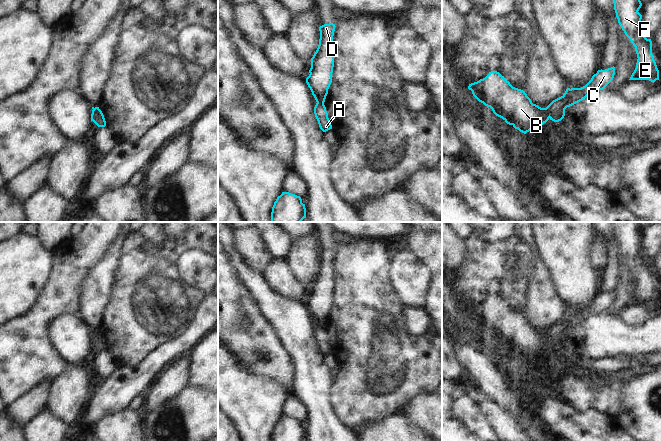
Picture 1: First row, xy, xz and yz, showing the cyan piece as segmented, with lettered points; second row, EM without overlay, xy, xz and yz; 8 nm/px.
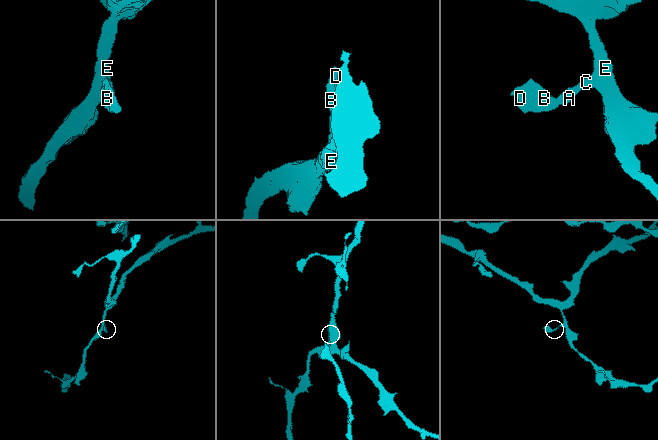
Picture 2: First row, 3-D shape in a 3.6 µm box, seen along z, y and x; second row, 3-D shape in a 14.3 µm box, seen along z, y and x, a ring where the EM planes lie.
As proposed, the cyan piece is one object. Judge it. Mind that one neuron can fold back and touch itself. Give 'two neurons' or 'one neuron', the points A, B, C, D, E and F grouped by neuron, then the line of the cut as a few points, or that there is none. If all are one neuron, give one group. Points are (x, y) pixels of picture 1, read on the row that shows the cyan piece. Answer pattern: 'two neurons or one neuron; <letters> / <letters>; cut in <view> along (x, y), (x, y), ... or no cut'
two neurons; A C E F / B D; cut in yz along (545, 108), (549, 117)

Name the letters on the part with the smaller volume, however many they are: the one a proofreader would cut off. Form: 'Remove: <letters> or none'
Remove: B, D

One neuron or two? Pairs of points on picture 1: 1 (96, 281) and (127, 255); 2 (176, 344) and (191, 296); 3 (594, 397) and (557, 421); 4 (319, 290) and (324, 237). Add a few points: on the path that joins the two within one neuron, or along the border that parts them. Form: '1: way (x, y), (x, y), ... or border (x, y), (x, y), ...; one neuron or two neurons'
1: border (119, 254), (110, 287); two neurons
2: border (192, 315), (189, 324), (178, 335), (158, 345); two neurons
3: border (573, 406), (581, 411), (597, 410), (599, 412); two neurons
4: way (325, 277), (326, 250); one neuron

